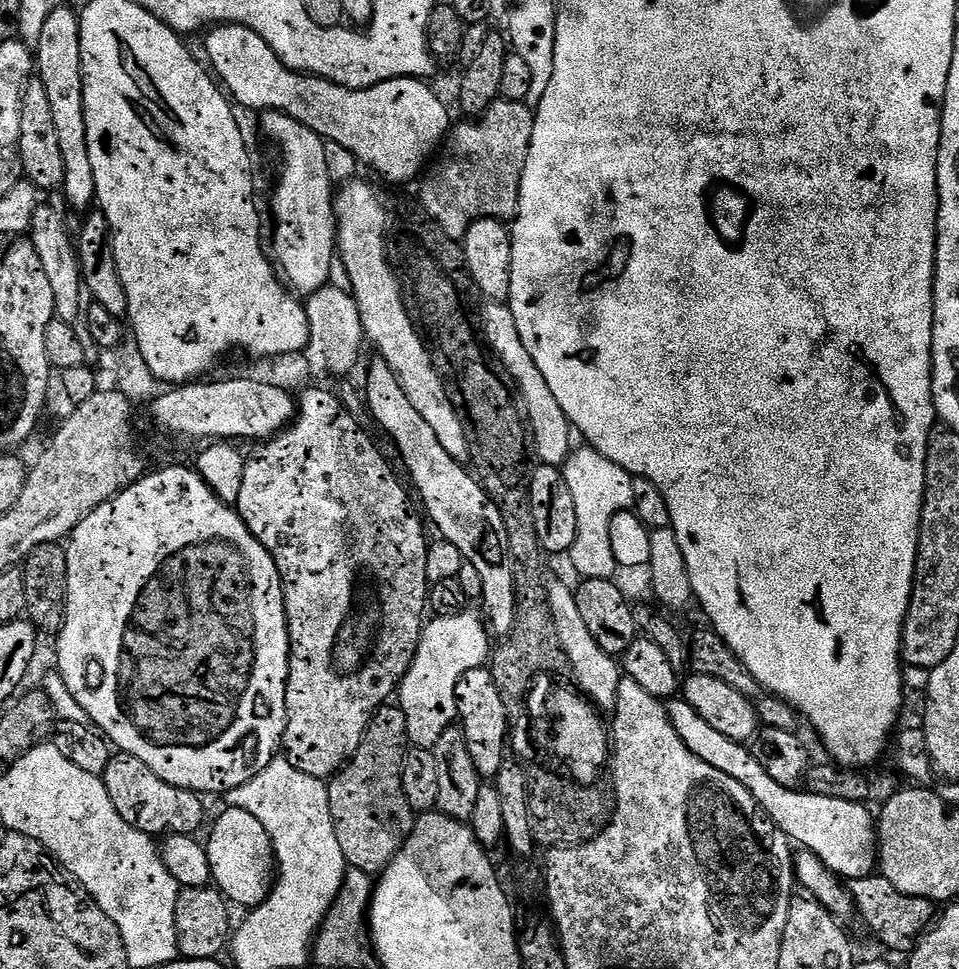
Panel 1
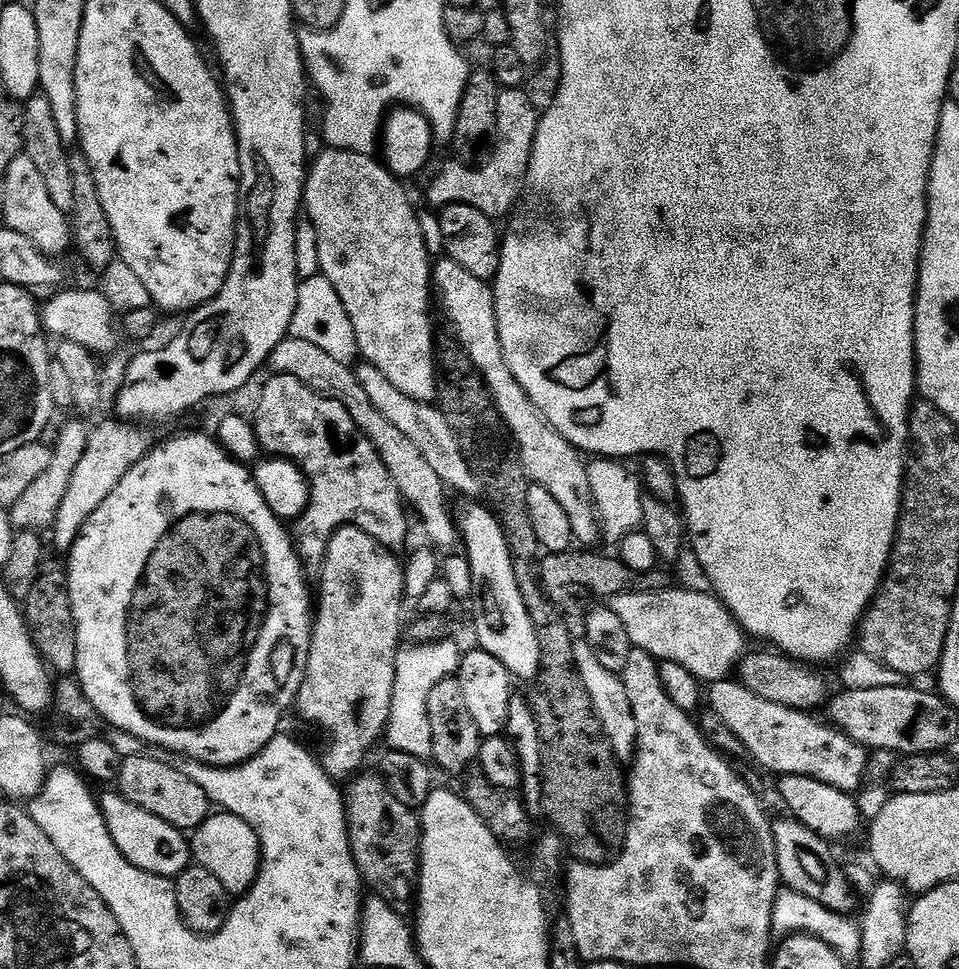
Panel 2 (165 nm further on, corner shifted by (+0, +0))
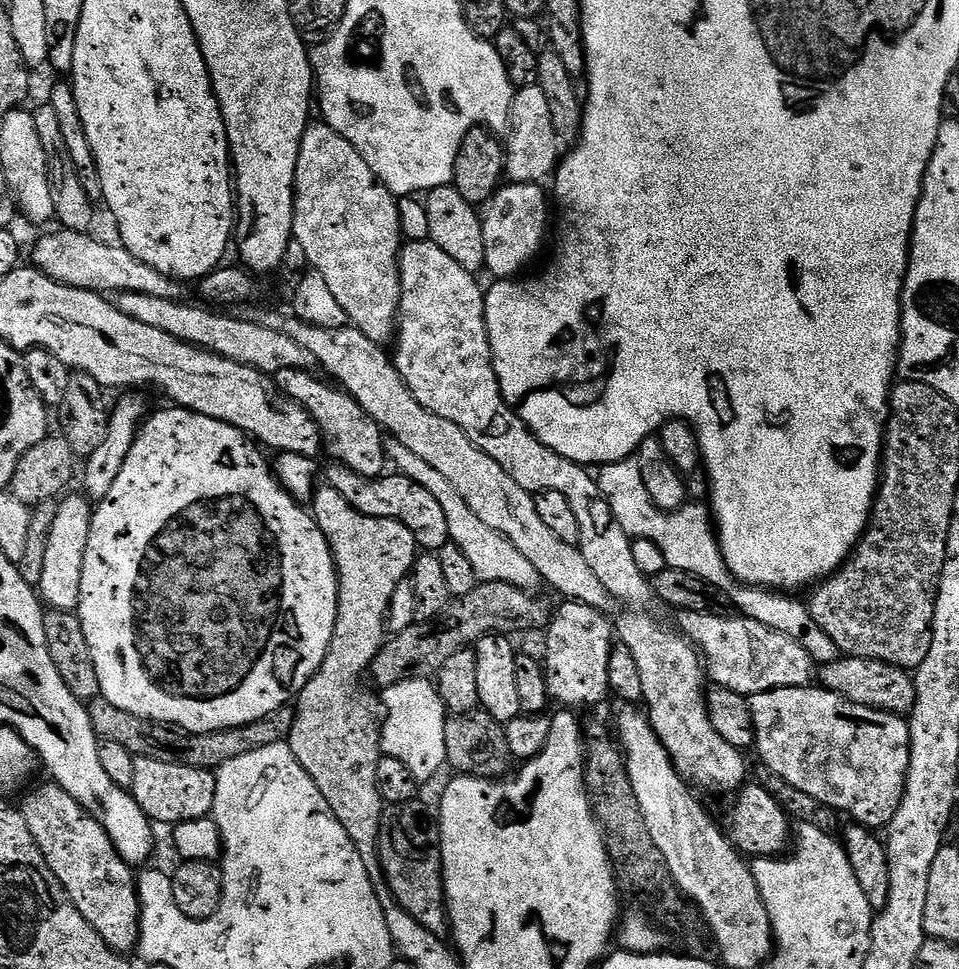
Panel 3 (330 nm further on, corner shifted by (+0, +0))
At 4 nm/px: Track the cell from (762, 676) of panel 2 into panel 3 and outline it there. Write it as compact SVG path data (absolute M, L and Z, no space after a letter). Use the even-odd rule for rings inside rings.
M844 656L829 664L819 665L818 684L819 687L828 688L829 691L858 706L866 706L879 712L888 712L891 716L907 718L912 715L916 705L916 681L913 673L907 668L898 668L893 664L877 660Z

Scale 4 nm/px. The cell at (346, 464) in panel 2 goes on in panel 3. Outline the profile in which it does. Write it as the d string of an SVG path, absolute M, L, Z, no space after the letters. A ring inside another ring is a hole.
M287 368L275 373L274 379L280 391L292 400L296 400L314 418L320 428L323 447L333 461L351 465L351 468L367 477L381 477L386 472L384 455L385 433L380 424L358 406L358 402L349 392L331 383L323 384L311 371L303 368Z

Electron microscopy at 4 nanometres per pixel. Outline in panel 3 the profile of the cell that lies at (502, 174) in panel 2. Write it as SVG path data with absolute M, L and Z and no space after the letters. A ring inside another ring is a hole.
M539 83L519 89L512 97L506 147L504 150L504 174L513 184L539 184L555 173L562 159L562 145L556 136L554 122L550 119L550 106Z

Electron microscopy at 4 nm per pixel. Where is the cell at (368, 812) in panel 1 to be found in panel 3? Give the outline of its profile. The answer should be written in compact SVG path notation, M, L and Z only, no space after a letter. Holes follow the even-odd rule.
M417 806L385 807L380 823L380 865L384 871L384 883L390 886L397 902L410 914L410 918L422 922L430 934L441 938L450 932L448 901L444 899L444 867L440 849L440 826L435 815Z

